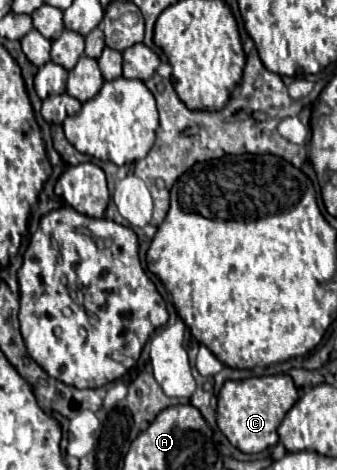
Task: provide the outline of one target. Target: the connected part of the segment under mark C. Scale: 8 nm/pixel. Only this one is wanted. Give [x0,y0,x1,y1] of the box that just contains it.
[218,375,298,453]

